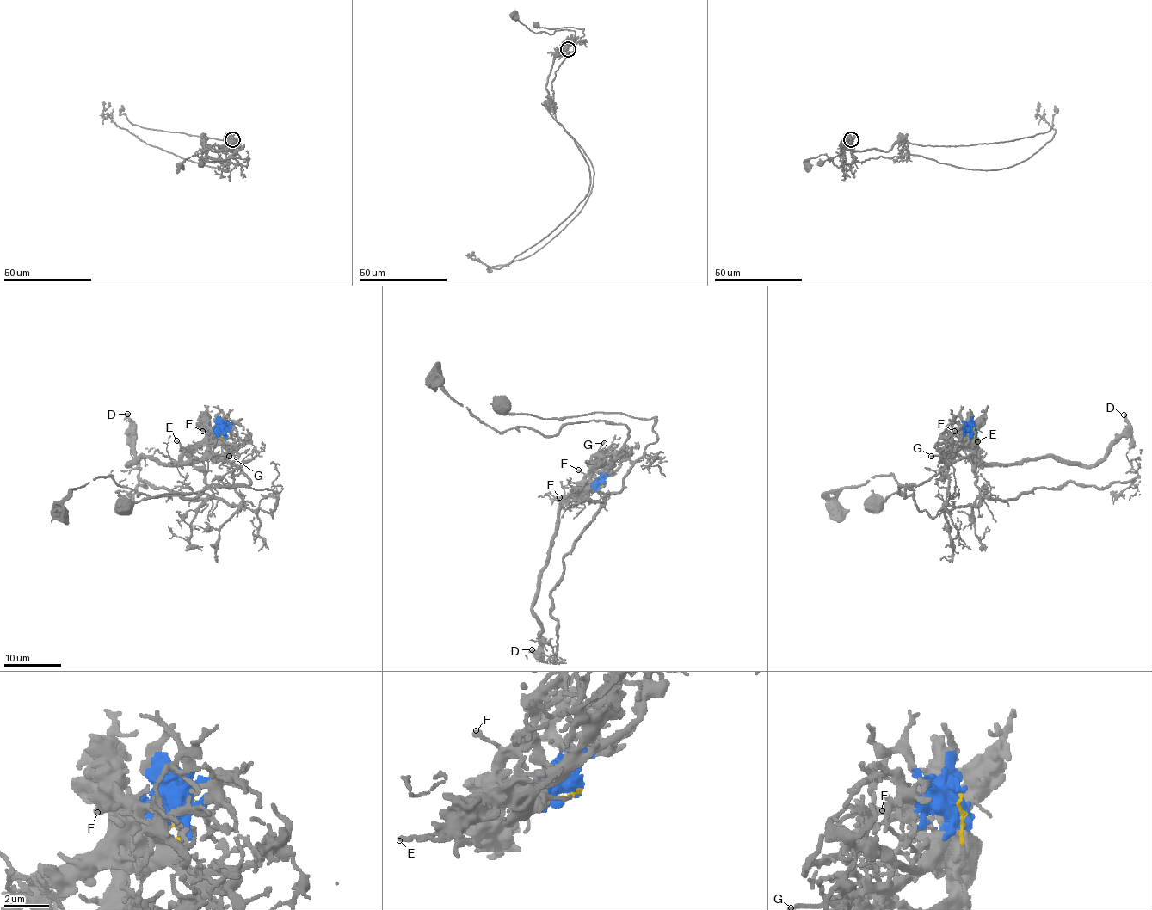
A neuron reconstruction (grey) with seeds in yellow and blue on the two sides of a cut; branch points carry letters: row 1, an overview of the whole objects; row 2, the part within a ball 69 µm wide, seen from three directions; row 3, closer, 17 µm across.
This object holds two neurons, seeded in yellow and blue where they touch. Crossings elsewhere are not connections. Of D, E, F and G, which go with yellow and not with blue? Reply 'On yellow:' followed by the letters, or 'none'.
On yellow: none

